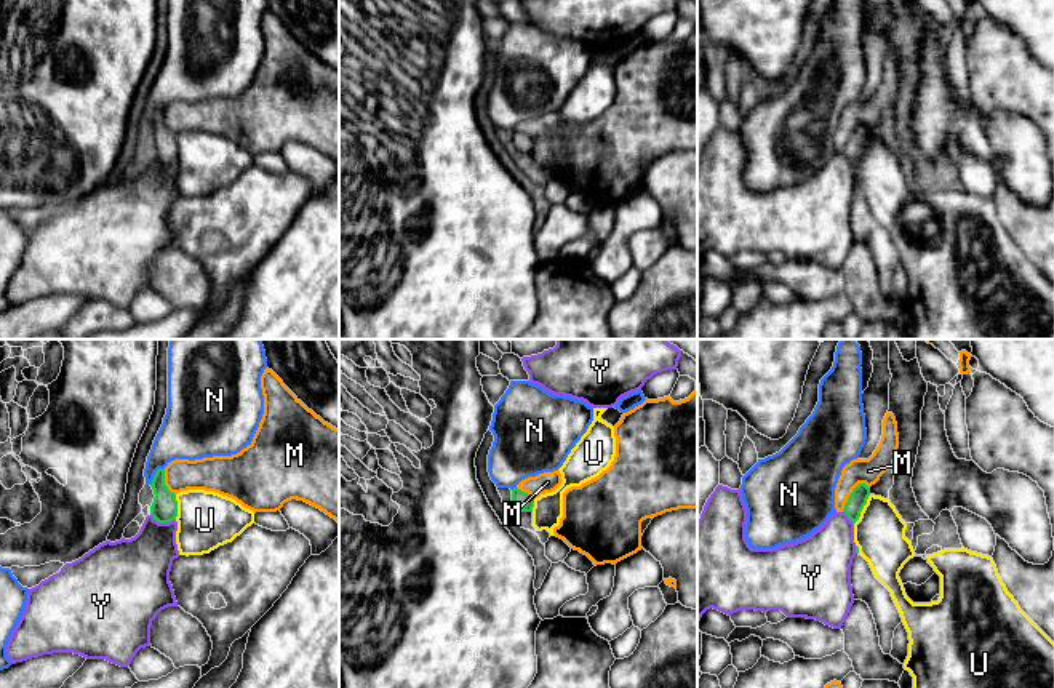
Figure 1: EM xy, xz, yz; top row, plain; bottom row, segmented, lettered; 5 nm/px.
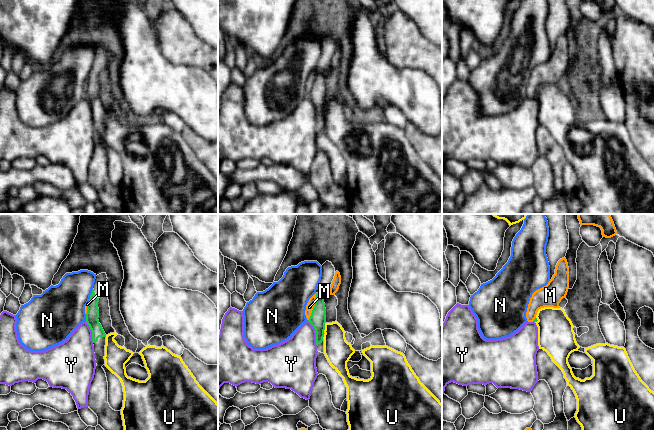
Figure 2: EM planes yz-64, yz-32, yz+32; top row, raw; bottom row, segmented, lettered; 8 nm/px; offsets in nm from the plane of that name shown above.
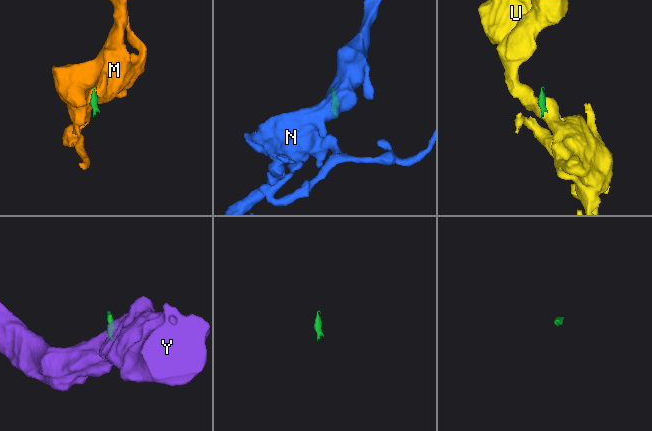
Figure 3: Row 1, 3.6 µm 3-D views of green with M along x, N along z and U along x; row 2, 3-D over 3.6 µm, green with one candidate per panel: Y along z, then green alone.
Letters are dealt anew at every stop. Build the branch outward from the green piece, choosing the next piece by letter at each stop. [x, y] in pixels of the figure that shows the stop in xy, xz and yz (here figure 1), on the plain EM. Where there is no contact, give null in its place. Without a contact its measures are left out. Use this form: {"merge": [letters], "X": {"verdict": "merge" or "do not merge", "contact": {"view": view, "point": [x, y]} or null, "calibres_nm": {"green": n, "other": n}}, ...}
{"merge": [], "M": {"verdict": "do not merge", "contact": {"view": "yz", "point": [850, 136]}, "calibres_nm": {"green": 90, "other": 130}}, "N": {"verdict": "do not merge", "contact": {"view": "xy", "point": [155, 116]}, "calibres_nm": {"green": 140, "other": 260}}, "U": {"verdict": "do not merge", "contact": {"view": "yz", "point": [862, 149]}, "calibres_nm": {"green": 90, "other": 260}}, "Y": {"verdict": "do not merge", "contact": {"view": "xy", "point": [163, 164]}, "calibres_nm": {"green": 140, "other": 300}}}

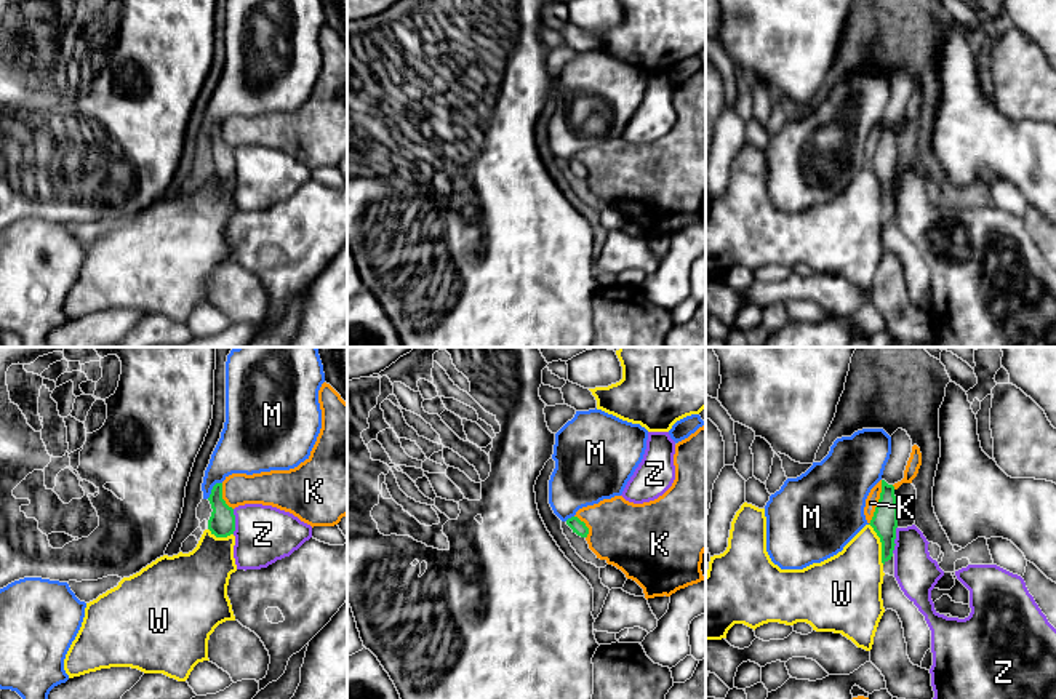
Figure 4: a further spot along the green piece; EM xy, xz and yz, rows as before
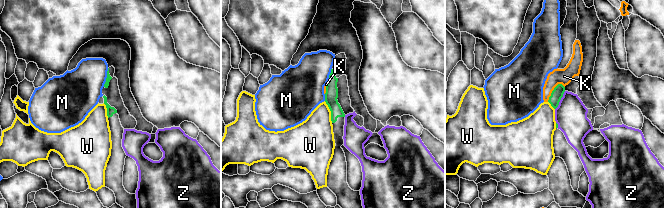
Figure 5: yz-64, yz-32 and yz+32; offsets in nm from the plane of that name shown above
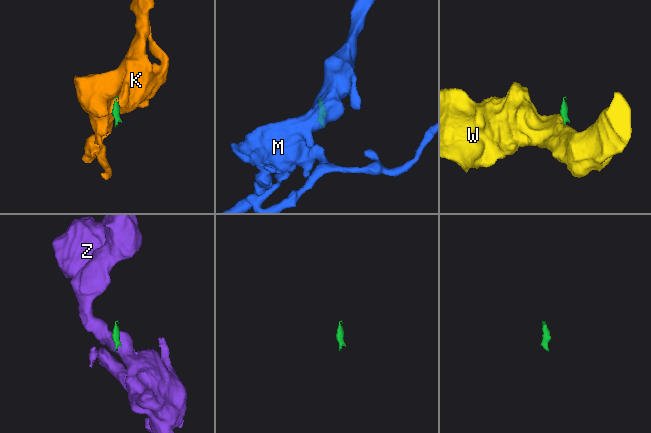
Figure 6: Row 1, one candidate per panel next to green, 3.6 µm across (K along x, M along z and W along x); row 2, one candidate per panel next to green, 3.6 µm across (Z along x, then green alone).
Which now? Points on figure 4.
{"merge": [], "K": {"verdict": "do not merge", "contact": {"view": "yz", "point": [877, 144]}, "calibres_nm": {"green": 130, "other": 60}}, "M": {"verdict": "do not merge", "contact": {"view": "xy", "point": [213, 130]}, "calibres_nm": {"green": 140, "other": 260}}, "W": {"verdict": "do not merge", "contact": {"view": "yz", "point": [882, 186]}, "calibres_nm": {"green": 130, "other": 320}}, "Z": {"verdict": "do not merge", "contact": {"view": "yz", "point": [895, 179]}, "calibres_nm": {"green": 130, "other": 220}}}

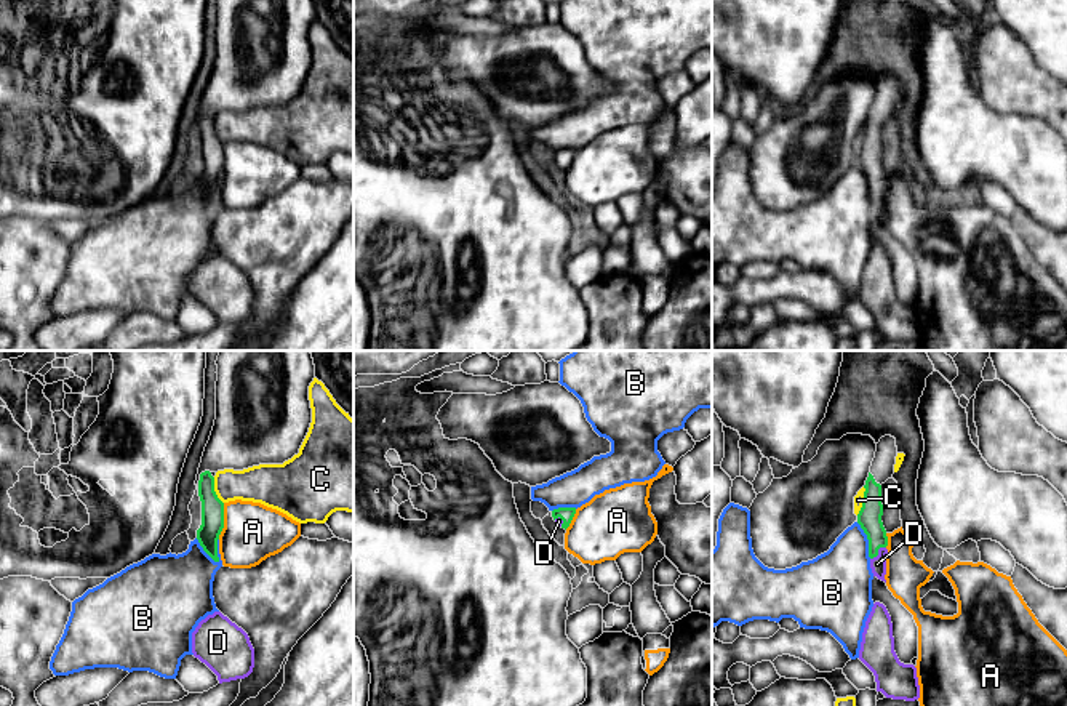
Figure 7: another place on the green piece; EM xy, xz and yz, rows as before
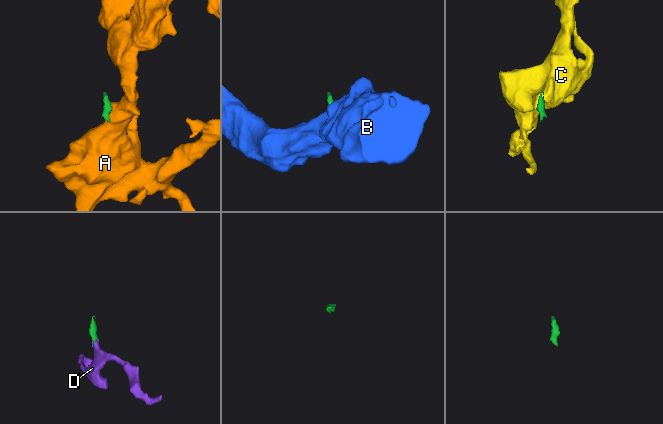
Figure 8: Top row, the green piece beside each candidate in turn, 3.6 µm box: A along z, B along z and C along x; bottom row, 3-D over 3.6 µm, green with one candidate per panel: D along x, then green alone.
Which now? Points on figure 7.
{"merge": ["D"], "A": {"verdict": "do not merge", "contact": {"view": "xy", "point": [223, 162]}, "calibres_nm": {"green": 110, "other": 300}}, "B": {"verdict": "do not merge", "contact": {"view": "xy", "point": [207, 194]}, "calibres_nm": {"green": 110, "other": 360}}, "C": {"verdict": "do not merge", "contact": {"view": "yz", "point": [863, 143]}, "calibres_nm": {"green": 120, "other": 50}}, "D": {"verdict": "merge", "contact": {"view": "yz", "point": [877, 194]}, "calibres_nm": {"green": 120, "other": 80}}}

